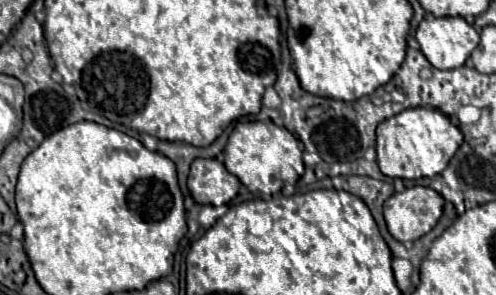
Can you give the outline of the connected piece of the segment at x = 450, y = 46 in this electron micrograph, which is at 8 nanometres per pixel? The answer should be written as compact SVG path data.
M424 18L416 40L434 68L452 70L466 62L480 36L464 18Z

